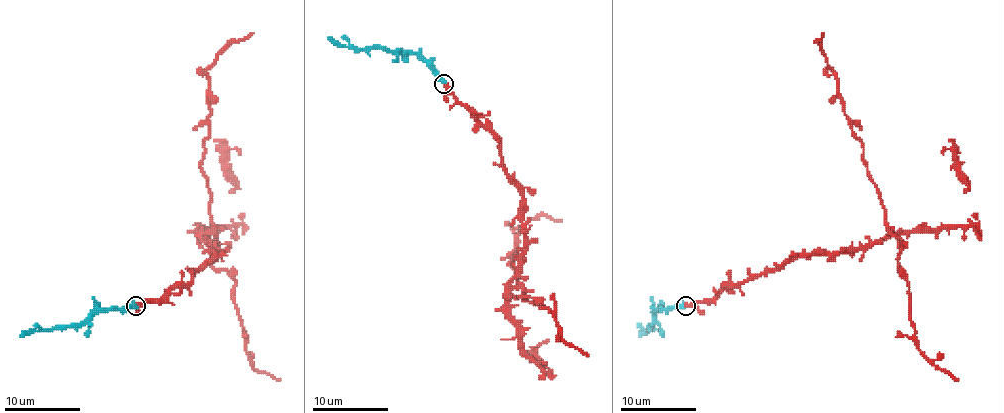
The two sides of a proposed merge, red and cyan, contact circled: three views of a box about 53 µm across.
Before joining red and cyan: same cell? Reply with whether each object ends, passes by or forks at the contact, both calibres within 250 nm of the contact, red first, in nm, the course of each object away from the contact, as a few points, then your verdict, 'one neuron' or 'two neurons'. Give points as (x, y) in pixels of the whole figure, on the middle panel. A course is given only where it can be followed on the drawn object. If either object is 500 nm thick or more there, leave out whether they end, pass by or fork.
420/500 nm | red via (444, 83), (499, 143), (522, 197), (510, 284), (520, 284), (508, 265), (514, 231), (541, 216), (562, 221) | cyan via (444, 83), (415, 54), (394, 54), (387, 48), (337, 47), (328, 37) | one neuron

